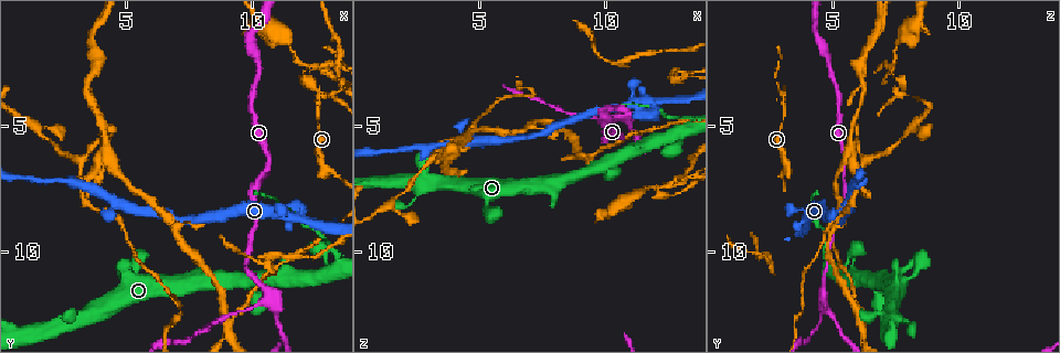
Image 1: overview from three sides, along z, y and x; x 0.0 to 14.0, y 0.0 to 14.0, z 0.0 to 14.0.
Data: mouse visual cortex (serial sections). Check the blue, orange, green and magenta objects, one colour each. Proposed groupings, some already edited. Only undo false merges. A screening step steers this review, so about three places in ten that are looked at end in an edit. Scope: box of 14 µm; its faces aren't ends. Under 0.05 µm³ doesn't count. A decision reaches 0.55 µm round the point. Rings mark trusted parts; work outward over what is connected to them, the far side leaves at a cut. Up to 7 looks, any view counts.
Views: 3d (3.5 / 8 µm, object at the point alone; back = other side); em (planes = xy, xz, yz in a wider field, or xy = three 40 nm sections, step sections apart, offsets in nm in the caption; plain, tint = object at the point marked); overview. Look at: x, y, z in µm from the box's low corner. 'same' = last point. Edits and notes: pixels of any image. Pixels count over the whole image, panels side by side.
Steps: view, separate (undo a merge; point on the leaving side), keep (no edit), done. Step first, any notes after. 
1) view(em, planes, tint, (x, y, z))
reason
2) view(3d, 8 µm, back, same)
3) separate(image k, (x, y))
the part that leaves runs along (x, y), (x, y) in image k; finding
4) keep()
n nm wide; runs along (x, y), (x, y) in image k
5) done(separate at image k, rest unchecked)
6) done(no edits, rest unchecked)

view(3d, 3.5 µm, (12.7, 9.2, 4.8))
thin neck

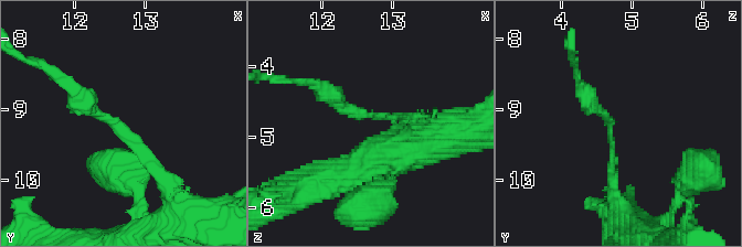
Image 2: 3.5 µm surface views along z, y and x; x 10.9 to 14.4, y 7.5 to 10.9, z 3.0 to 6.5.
view(em, xy, step 2, tint, (12.65, 9.25, 4.70))
arms of 150, 250 nm

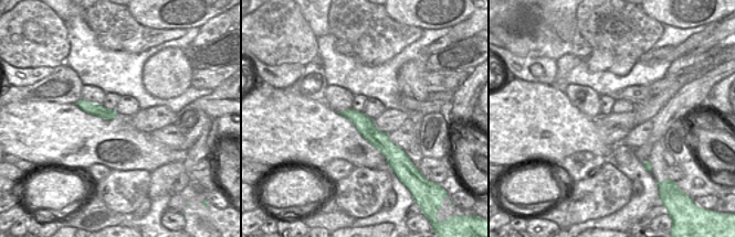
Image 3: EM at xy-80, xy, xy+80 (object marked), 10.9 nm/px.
separate(image 2, (592, 108))
the part that leaves runs along (608, 119), (580, 85), (571, 58) in image 2; two cells meet here

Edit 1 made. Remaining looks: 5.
view(overview)
redraw

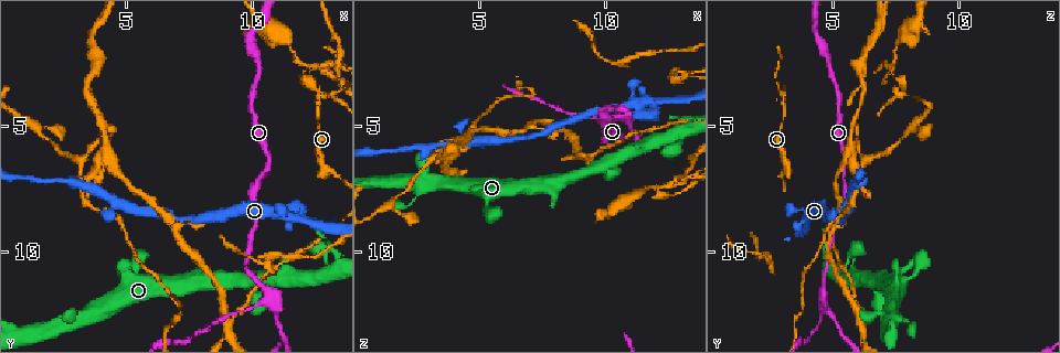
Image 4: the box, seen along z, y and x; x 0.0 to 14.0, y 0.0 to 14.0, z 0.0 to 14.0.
view(3d, 3.5 µm, (10.6, 11.8, 4.7))
two arms in line, one across

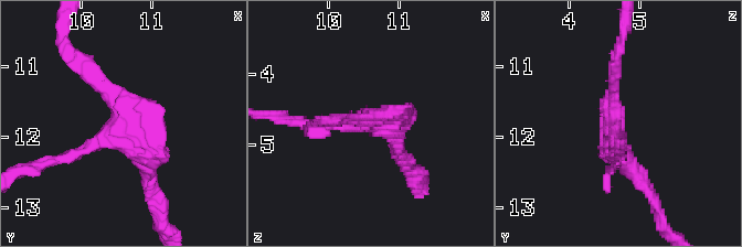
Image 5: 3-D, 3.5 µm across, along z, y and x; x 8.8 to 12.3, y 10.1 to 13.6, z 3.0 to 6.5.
view(em, xy, step 1, tint, (10.60, 11.80, 4.65))

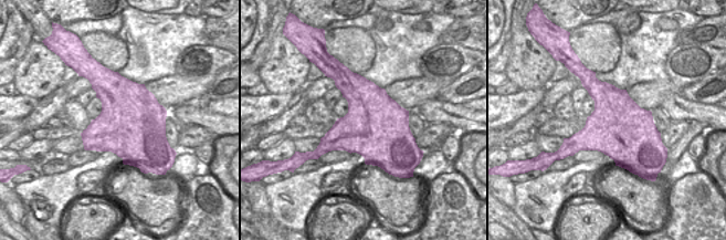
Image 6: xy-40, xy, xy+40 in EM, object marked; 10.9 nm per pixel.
keep()
runs along (82, 64), (122, 126), (57, 159) in image 5; one cell here

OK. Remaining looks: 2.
view(3d, 3.5 µm, back, (12.9, 3.8, 3.1))
thin neck

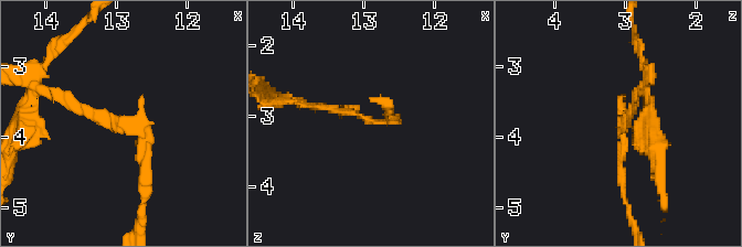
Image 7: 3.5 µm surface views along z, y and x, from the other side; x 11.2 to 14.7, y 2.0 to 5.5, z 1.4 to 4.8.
view(em, xy, step 1, tint, (12.85, 3.80, 3.05))
need the tissue

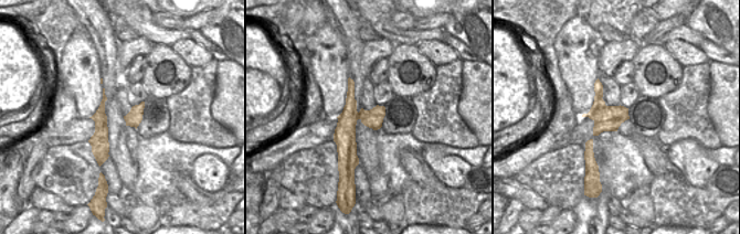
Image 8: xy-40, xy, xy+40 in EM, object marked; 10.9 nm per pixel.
separate(image 7, (347, 109))
arms of 100, 100 nm; a second cell is stuck on

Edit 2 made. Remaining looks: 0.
done(separate at image 2, separate at image 7, rest unchecked)

